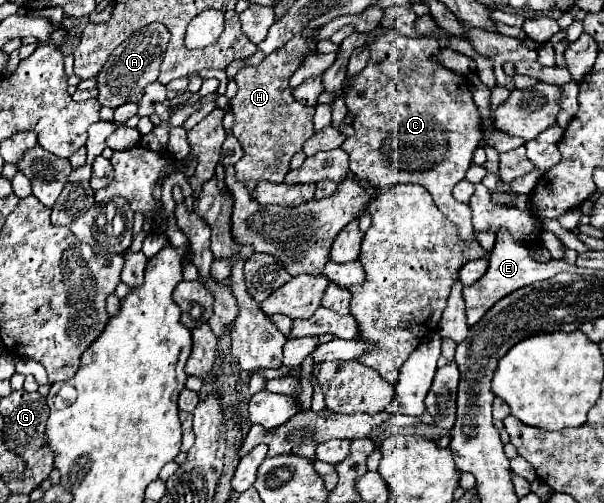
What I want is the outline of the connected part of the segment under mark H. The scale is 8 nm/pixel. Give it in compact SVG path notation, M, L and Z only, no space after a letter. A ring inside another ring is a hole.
M294 35L282 49L266 55L260 65L246 65L234 77L234 81L238 83L238 93L232 99L232 133L244 149L244 157L234 165L234 169L236 179L244 183L246 189L254 189L258 181L282 183L284 175L288 173L292 155L302 151L302 145L314 133L314 107L298 103L292 91L288 91L288 79L298 69L298 61L304 51L306 43L300 35Z

